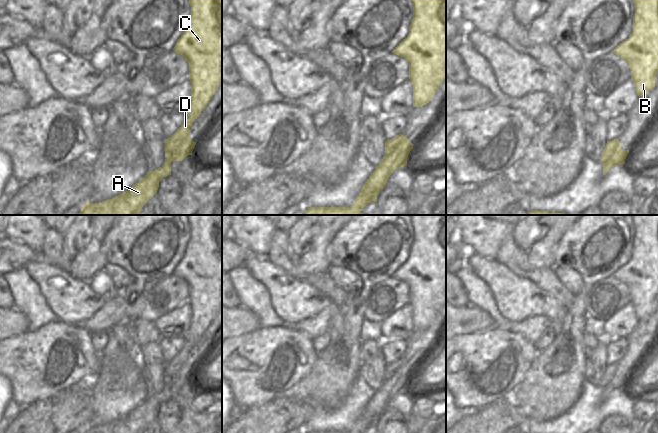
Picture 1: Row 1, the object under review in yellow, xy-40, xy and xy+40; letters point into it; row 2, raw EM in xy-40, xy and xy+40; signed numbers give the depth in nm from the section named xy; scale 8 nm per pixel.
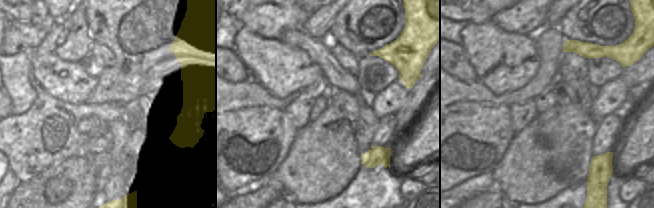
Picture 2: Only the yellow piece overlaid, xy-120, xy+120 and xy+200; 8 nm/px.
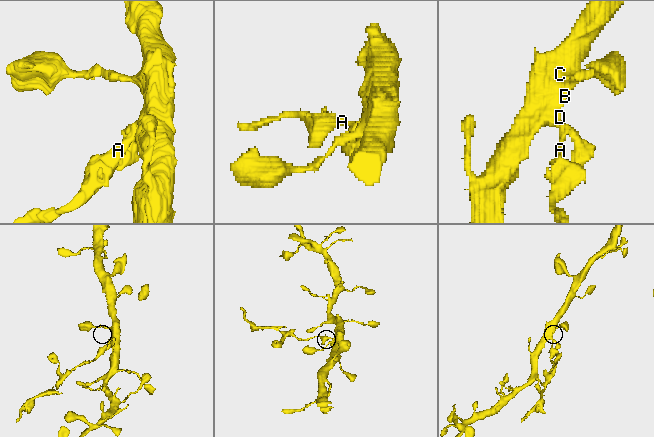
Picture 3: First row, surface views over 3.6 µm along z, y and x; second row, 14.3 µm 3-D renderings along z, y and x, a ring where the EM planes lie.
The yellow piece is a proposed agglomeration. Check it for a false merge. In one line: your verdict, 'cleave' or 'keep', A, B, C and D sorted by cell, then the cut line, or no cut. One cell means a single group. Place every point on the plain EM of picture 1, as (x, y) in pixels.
cleave; A / B C D; cut in xy along (407, 362), (395, 374), (385, 379)

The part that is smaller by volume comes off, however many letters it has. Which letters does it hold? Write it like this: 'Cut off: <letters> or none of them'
Cut off: A

